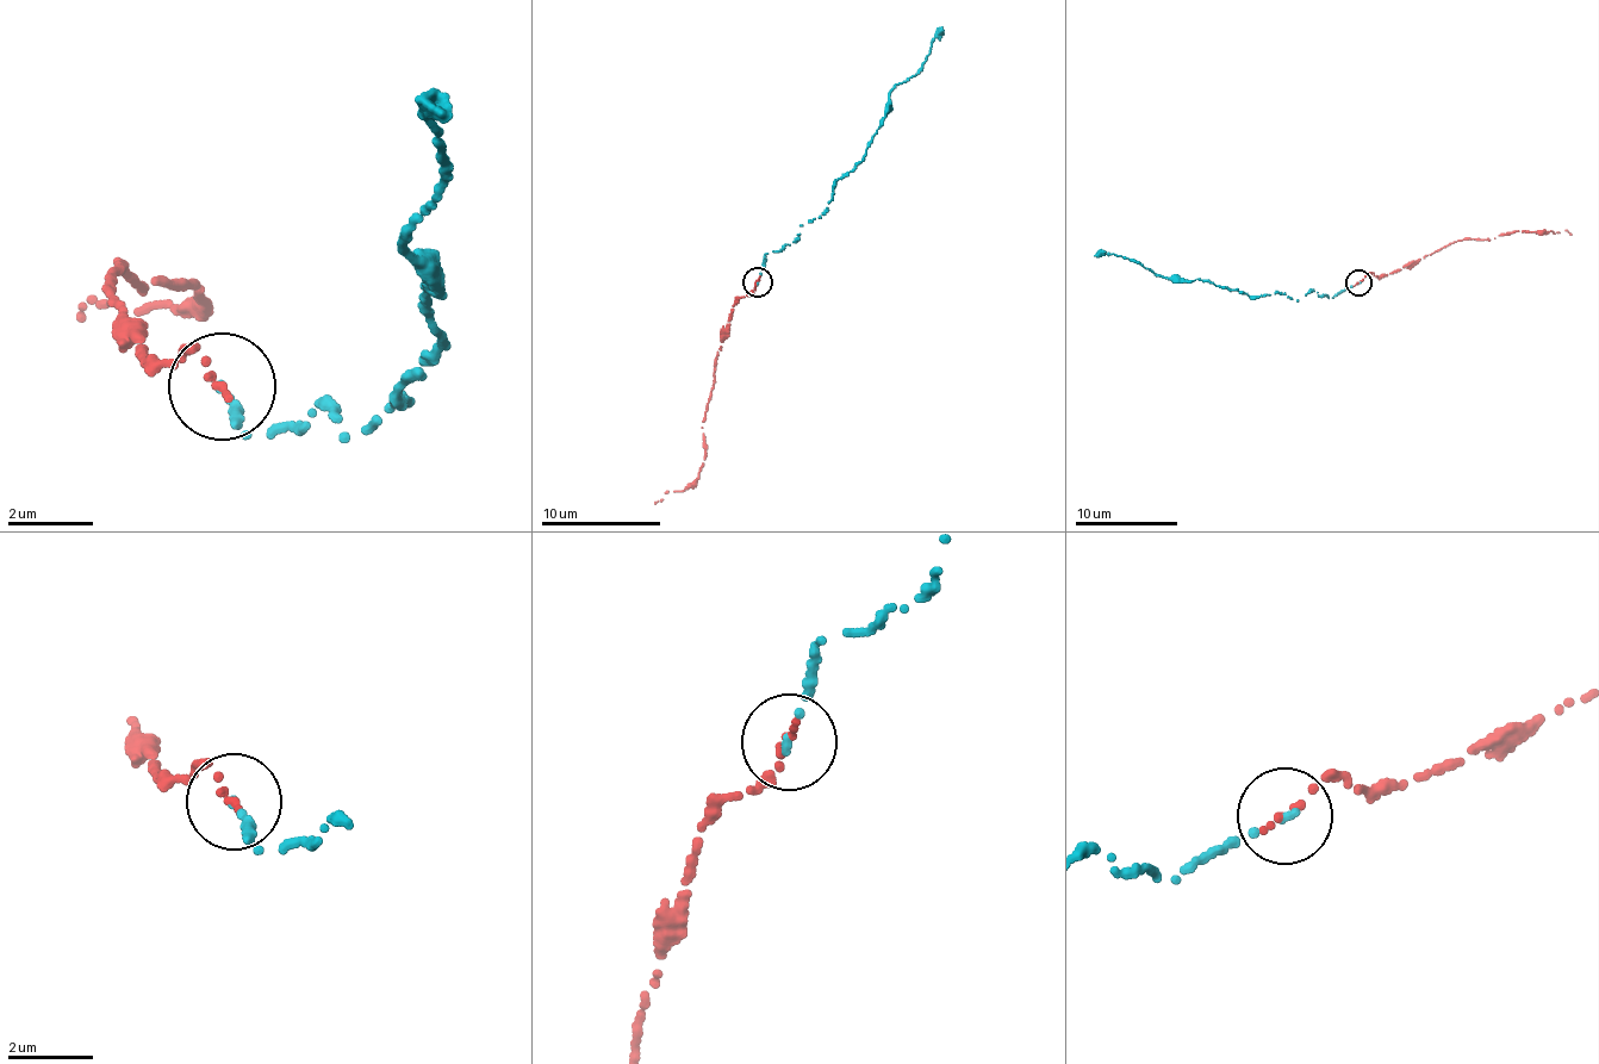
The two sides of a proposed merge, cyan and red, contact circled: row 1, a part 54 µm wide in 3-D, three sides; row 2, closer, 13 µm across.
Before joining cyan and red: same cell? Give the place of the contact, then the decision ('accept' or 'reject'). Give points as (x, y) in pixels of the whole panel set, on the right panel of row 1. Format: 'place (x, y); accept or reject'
place (1358, 282); accept

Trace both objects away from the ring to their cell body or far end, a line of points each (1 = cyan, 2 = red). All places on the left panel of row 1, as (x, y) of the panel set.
1: (222, 387), (240, 433), (408, 403), (443, 337), (400, 252), (445, 116)
2: (222, 387), (194, 353), (148, 366), (109, 278), (119, 263), (136, 286), (200, 287), (205, 298), (84, 316)

